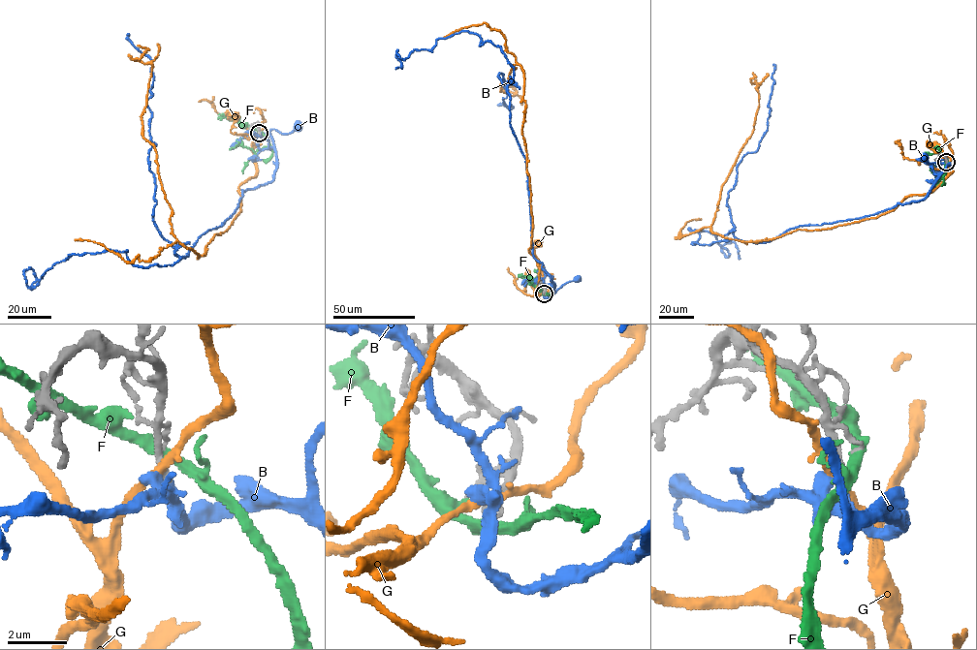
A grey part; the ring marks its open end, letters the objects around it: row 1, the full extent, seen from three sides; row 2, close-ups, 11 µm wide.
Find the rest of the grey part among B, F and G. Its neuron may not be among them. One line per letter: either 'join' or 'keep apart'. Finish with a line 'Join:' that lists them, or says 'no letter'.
B: join
F: keep apart
G: keep apart
Join: B

